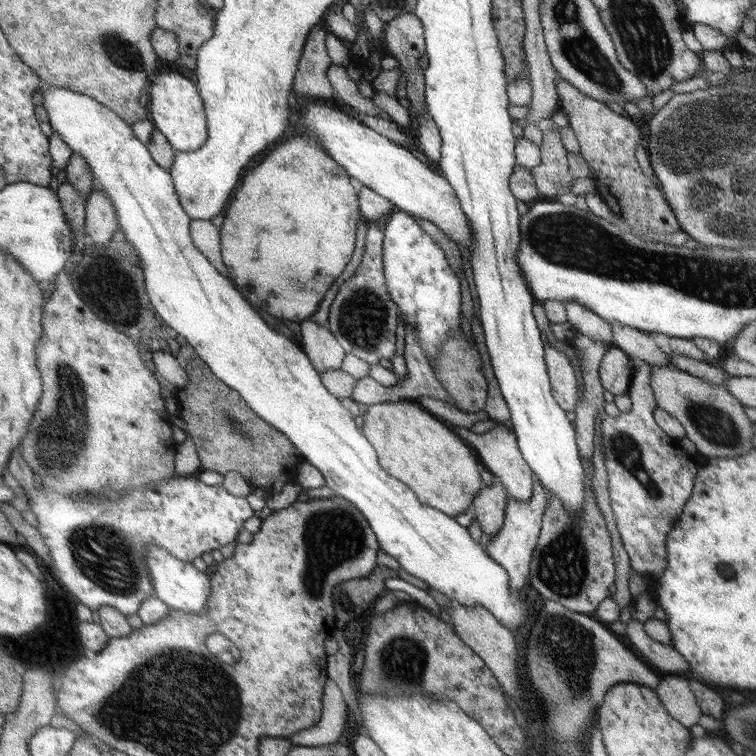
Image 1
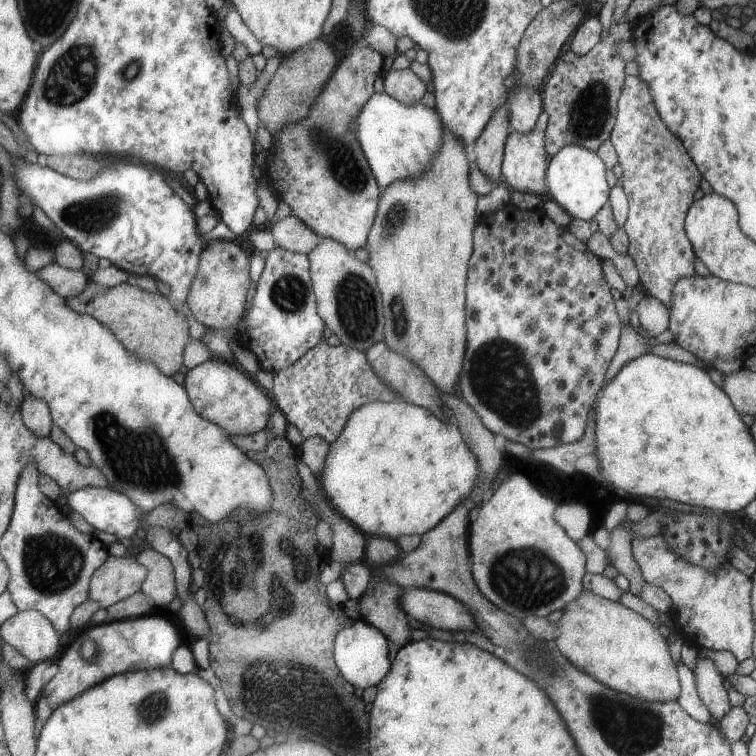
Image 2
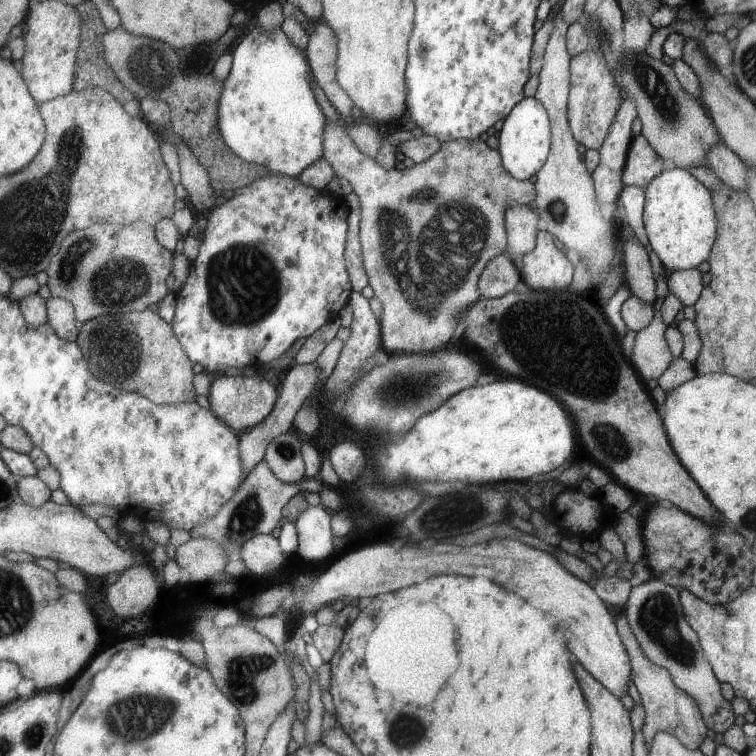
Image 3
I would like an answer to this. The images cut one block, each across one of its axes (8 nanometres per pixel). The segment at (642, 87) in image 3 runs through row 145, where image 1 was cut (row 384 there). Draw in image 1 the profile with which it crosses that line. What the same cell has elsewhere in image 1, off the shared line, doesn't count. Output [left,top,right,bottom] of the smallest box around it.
[650,365,751,458]

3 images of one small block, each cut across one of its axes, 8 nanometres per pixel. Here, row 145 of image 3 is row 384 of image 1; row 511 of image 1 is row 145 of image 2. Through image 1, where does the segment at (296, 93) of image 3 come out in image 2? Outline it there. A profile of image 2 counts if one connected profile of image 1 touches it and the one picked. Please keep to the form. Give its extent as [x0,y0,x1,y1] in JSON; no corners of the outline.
[355,91,443,188]

